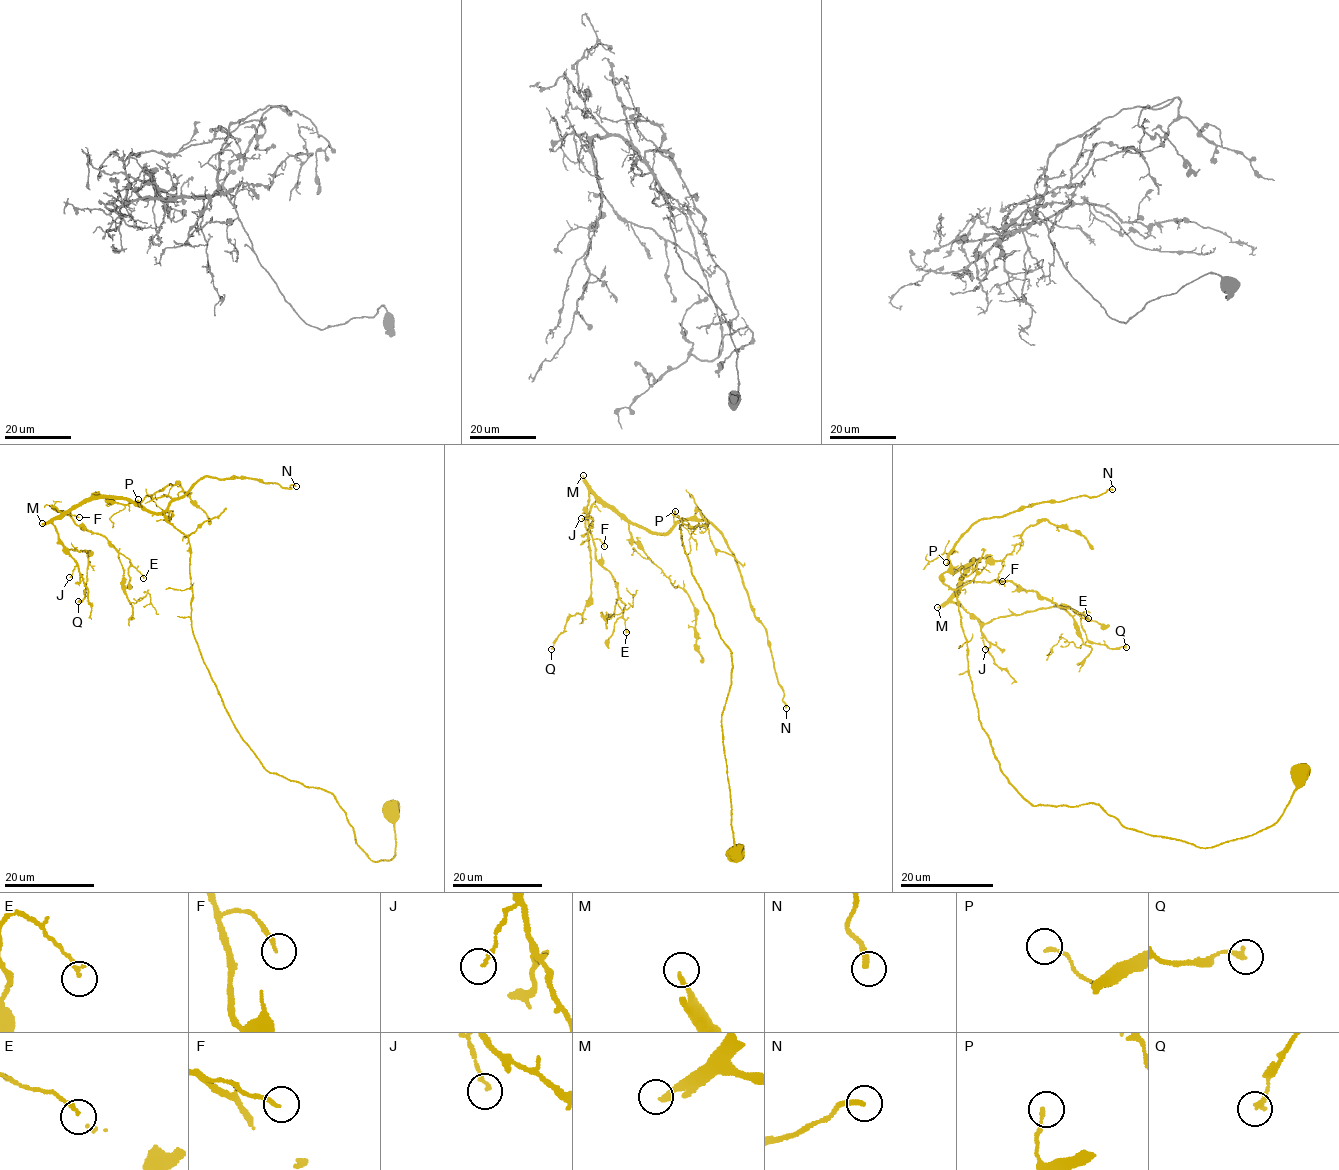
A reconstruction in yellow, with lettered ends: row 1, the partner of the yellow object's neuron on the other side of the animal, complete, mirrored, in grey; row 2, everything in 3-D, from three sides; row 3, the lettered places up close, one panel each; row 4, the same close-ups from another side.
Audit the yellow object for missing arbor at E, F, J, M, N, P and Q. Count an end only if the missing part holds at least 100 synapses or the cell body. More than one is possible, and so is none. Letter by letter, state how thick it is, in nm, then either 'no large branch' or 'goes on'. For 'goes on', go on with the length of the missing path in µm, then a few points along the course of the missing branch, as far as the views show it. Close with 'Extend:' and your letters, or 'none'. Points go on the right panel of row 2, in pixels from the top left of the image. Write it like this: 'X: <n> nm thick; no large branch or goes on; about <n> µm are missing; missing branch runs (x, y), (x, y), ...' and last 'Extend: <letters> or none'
E: 160 nm thick; no large branch
F: 160 nm thick; no large branch
J: 130 nm thick; no large branch
M: 190 nm thick; goes on; about 70 µm are missing
N: 240 nm thick; goes on; about 90 µm are missing; missing branch runs (1112, 489), (1150, 508), (1200, 492), (1183, 498), (1129, 477), (1090, 479), (1057, 493), (1035, 519), (988, 545)
P: 140 nm thick; no large branch
Q: 200 nm thick; no large branch
Extend: M, N

